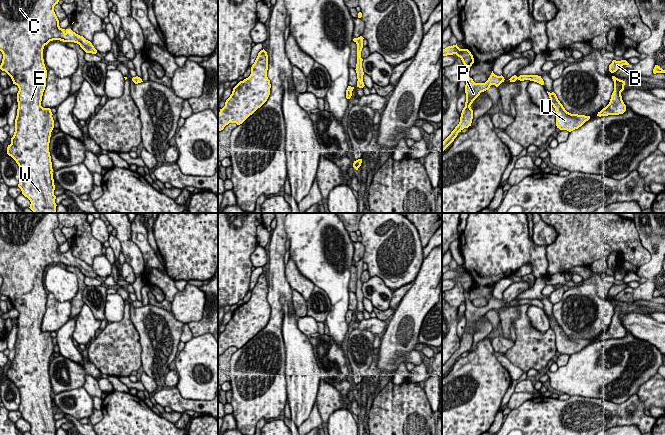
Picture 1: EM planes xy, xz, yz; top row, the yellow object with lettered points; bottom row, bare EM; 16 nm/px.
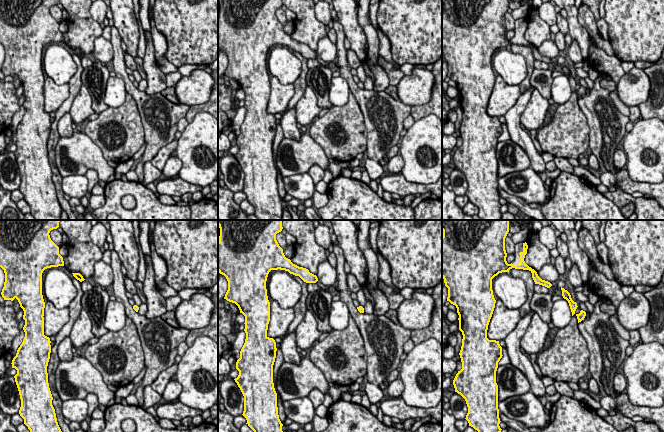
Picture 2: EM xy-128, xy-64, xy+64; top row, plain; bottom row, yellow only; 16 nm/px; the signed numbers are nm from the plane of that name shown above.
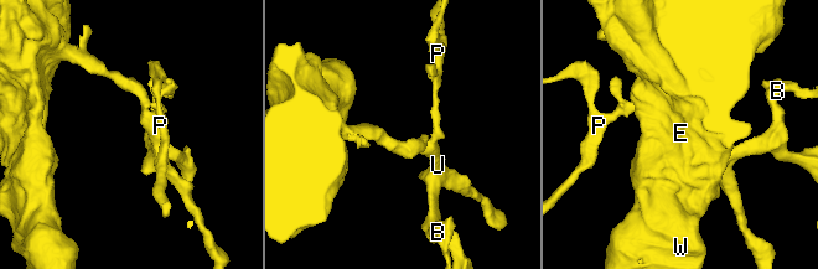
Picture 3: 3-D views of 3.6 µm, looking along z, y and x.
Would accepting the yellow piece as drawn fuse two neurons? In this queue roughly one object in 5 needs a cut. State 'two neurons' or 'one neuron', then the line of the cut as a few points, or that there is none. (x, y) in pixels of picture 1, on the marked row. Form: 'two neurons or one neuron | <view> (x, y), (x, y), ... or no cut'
one neuron | no cut

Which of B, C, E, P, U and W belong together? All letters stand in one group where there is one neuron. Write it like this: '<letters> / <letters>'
B C E P U W

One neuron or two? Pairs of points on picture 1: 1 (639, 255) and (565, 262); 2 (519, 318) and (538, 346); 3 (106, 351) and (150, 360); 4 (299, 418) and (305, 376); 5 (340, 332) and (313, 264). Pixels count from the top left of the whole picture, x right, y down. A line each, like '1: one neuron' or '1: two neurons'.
1: one neuron
2: one neuron
3: two neurons
4: one neuron
5: one neuron

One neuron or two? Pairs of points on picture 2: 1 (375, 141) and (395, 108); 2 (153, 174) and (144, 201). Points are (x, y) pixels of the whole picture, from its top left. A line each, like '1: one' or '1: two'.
1: one
2: two

